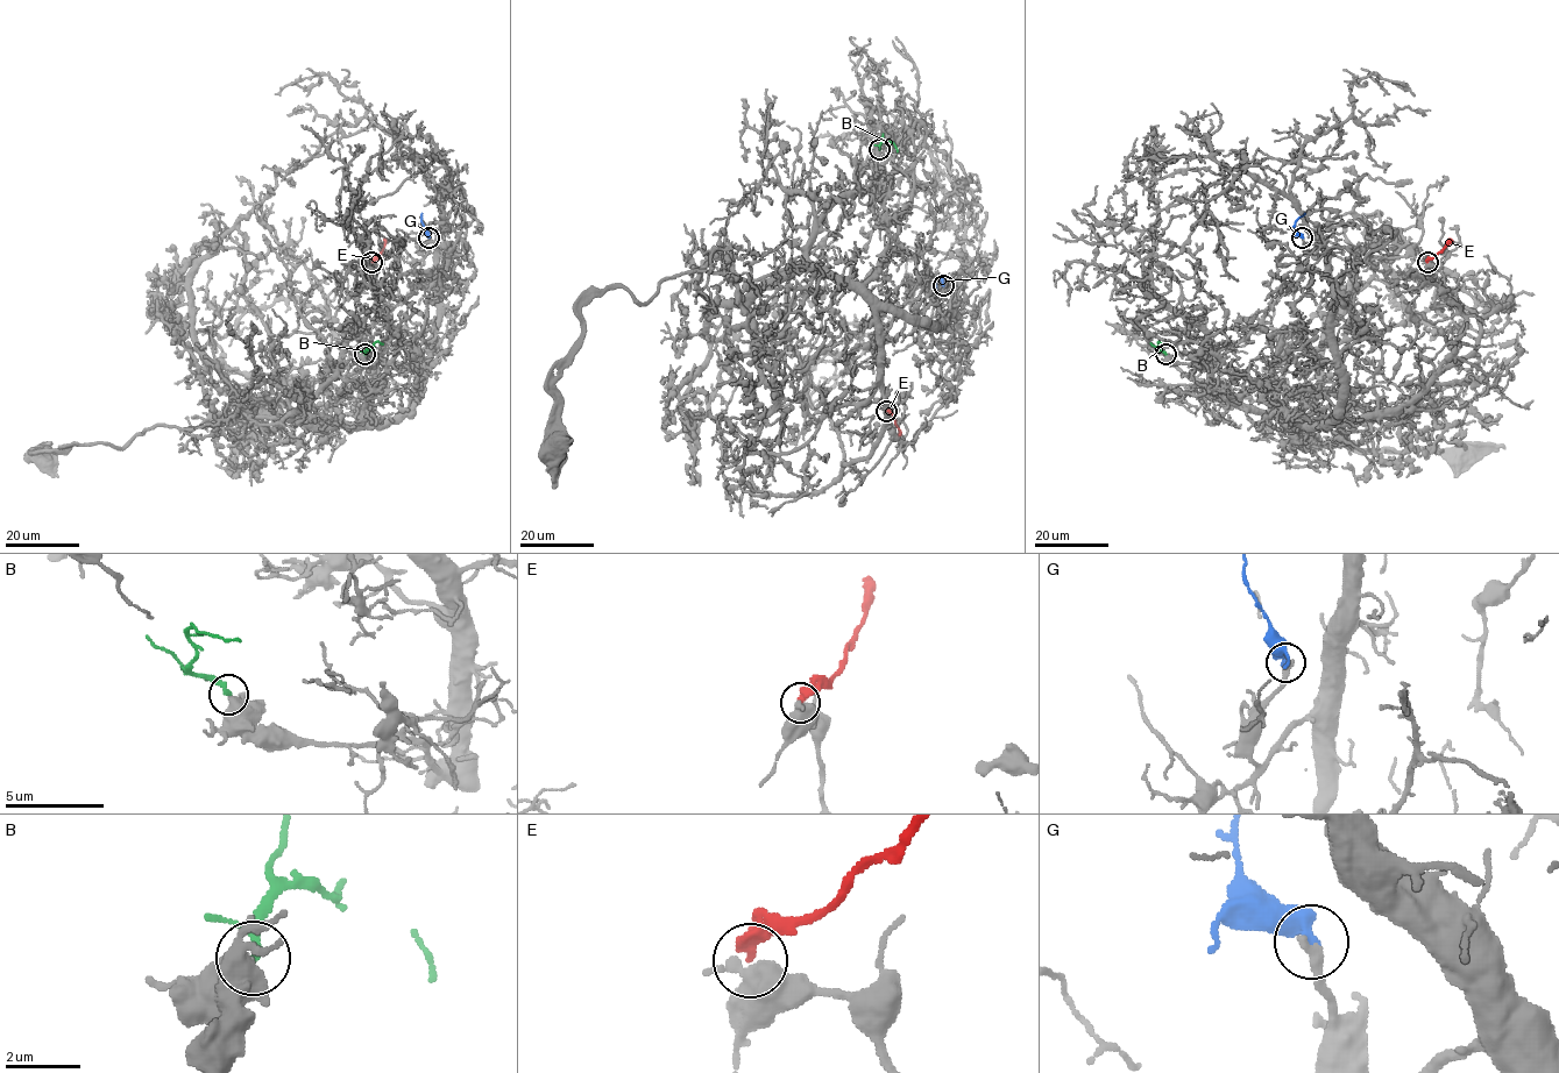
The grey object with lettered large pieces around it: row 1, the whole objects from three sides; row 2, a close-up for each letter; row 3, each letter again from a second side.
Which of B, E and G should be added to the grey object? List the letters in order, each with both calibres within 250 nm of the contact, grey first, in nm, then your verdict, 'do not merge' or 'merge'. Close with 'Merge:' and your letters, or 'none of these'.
B: calibres 500 and 240 nm; merge
E: calibres 700 and 400 nm; do not merge
G: calibres 280 and 440 nm; merge
Merge: B, G

